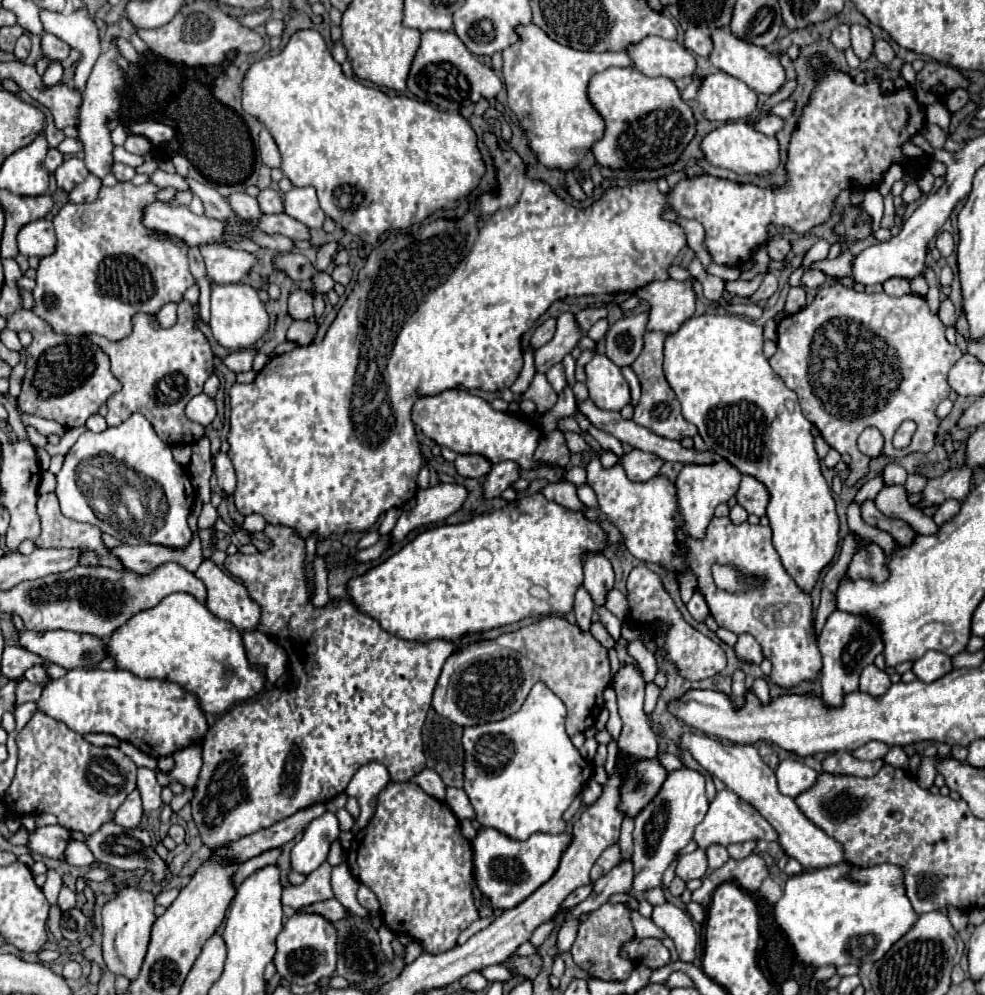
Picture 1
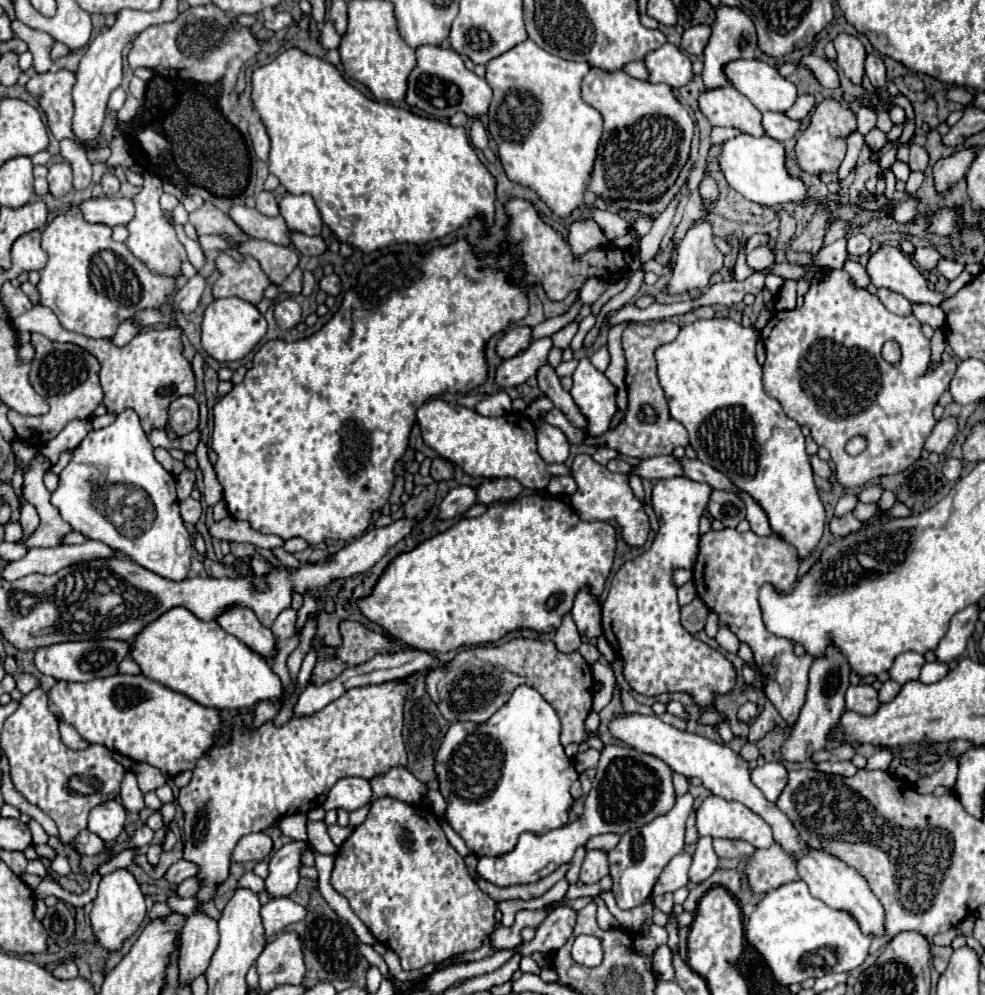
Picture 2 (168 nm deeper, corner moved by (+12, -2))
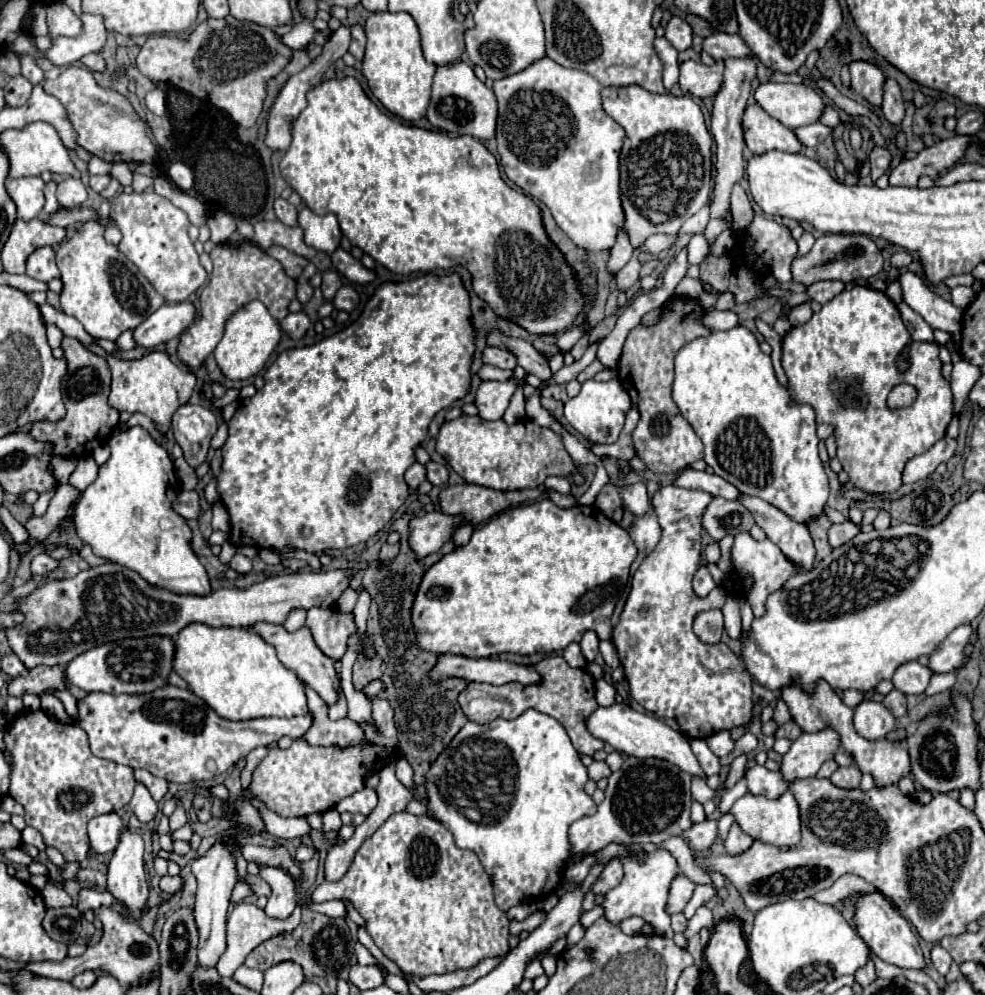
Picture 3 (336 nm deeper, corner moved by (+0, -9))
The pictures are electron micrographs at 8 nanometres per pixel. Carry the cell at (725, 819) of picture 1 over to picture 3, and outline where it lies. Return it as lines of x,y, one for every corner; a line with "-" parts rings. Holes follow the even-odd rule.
786,791
778,799
766,799
760,795
756,797
752,793
746,793
732,805
730,813
734,815
736,823
740,823
740,829
752,839
760,839
774,847
792,847
800,841
800,813
798,813
796,799
790,791

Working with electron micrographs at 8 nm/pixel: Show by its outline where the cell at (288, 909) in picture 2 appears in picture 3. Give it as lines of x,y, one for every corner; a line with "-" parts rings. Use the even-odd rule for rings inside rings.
238,903
234,907
231,914
227,917
226,953
220,957
216,971
220,973
220,977
232,977
234,971
244,963
244,959
252,953
254,947
258,947
260,943
278,937
278,935
286,935
292,933
296,927
300,925
300,907
294,909
294,913
288,919
272,919
268,915
264,915
264,911
260,911
256,905
252,903

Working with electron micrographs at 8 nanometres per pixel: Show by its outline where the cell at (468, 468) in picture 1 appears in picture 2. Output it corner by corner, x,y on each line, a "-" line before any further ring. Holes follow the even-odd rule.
432,458
432,466
430,466
430,476
434,480
450,480
452,478
452,464
446,462
444,458

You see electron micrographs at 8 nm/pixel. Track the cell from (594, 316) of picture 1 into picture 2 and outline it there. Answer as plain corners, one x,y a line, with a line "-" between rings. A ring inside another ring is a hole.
570,322
570,324
564,326
562,330
558,330
558,332
552,336
554,348
568,348
570,342
572,342
572,338
574,338
574,334
576,334
576,330
578,330
578,322

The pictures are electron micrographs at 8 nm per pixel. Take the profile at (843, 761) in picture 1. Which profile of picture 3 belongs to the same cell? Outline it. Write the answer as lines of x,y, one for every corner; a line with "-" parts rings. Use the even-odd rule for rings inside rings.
850,765
850,767
838,767
832,773
832,777
830,777
830,781
834,785
842,787
842,789
856,789
860,785
860,779
862,779
862,773
854,765

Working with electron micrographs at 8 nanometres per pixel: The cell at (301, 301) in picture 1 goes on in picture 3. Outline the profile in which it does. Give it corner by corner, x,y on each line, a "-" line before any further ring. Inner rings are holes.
298,311
298,313
288,313
282,321
280,321
280,327
292,337
292,339
302,339
304,333
310,329
310,317
304,313
304,311

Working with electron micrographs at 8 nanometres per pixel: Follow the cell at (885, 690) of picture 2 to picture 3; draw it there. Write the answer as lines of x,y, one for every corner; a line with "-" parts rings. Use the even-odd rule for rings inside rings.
892,689
892,691
884,697
882,703
888,707
888,711
890,711
894,717
906,715
906,695
904,695
902,691

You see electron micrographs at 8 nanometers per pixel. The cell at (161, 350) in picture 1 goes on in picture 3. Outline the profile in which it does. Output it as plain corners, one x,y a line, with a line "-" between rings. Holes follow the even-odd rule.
90,343
86,345
92,353
104,357
112,369
112,391
110,391
110,405
118,411
128,411
128,413
144,413
150,417
156,427
166,433
170,427
170,419
174,411
188,403
194,387
196,387
196,377
192,371
178,367
164,351
150,351
140,359
118,359
106,353
100,345

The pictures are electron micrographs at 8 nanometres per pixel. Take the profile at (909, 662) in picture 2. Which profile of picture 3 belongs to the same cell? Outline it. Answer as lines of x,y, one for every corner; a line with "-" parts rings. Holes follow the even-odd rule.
908,661
896,669
892,683
898,691
906,695
918,695
918,693
924,693
924,689
928,687
930,675
932,673
928,671
926,665
920,665
918,661

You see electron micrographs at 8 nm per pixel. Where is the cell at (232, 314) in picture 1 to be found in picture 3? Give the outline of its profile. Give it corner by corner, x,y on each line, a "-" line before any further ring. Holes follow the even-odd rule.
250,301
244,307
236,309
232,317
226,321
224,327
224,337
214,349
214,357
222,373
232,379
232,381
242,381
252,375
256,375
264,363
268,361
270,353
280,341
280,325
278,321
268,313
264,303
260,301

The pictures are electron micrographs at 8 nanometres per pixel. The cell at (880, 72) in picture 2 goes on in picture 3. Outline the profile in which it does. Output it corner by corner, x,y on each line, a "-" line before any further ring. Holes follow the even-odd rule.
892,77
884,81
884,101
880,109
892,125
900,125
900,121
904,119
904,103
902,103
900,85

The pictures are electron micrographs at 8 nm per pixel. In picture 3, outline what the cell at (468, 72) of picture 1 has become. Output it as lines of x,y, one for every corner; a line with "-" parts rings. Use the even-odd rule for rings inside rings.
456,61
450,65
436,67
432,97
426,111
426,117
434,127
444,129
448,133
456,133
456,135
472,135
476,139
490,139
494,137
494,131
496,131
496,113
498,113
498,107
496,107
494,91
488,89
474,75
474,69
468,63

